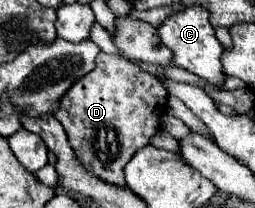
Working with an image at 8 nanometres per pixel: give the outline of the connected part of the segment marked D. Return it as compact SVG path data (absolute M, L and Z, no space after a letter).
M100 53L96 67L78 79L60 99L54 117L62 123L70 145L76 145L76 159L82 167L110 185L126 185L124 165L132 155L150 143L150 137L160 127L162 109L168 97L160 79L144 73L138 65Z

